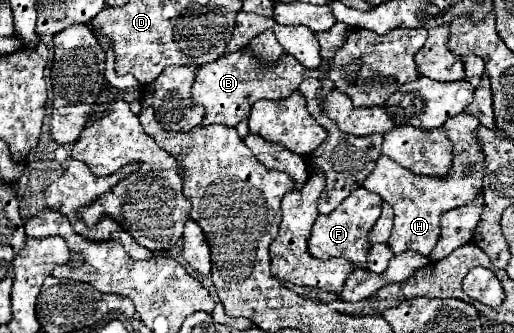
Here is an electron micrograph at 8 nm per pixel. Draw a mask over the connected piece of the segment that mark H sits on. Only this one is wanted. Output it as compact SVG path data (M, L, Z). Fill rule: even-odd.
M466 112L450 118L444 128L448 138L454 146L454 164L452 172L444 178L434 176L418 176L388 156L380 156L376 162L376 168L370 172L370 176L364 180L364 188L370 192L376 192L384 202L388 202L394 208L394 228L392 236L388 240L394 254L402 254L406 250L414 250L422 256L428 256L432 248L436 246L440 238L440 216L456 206L468 204L482 192L482 174L484 174L484 154L480 150L480 144L476 142L474 130L480 126L478 120L472 120Z

